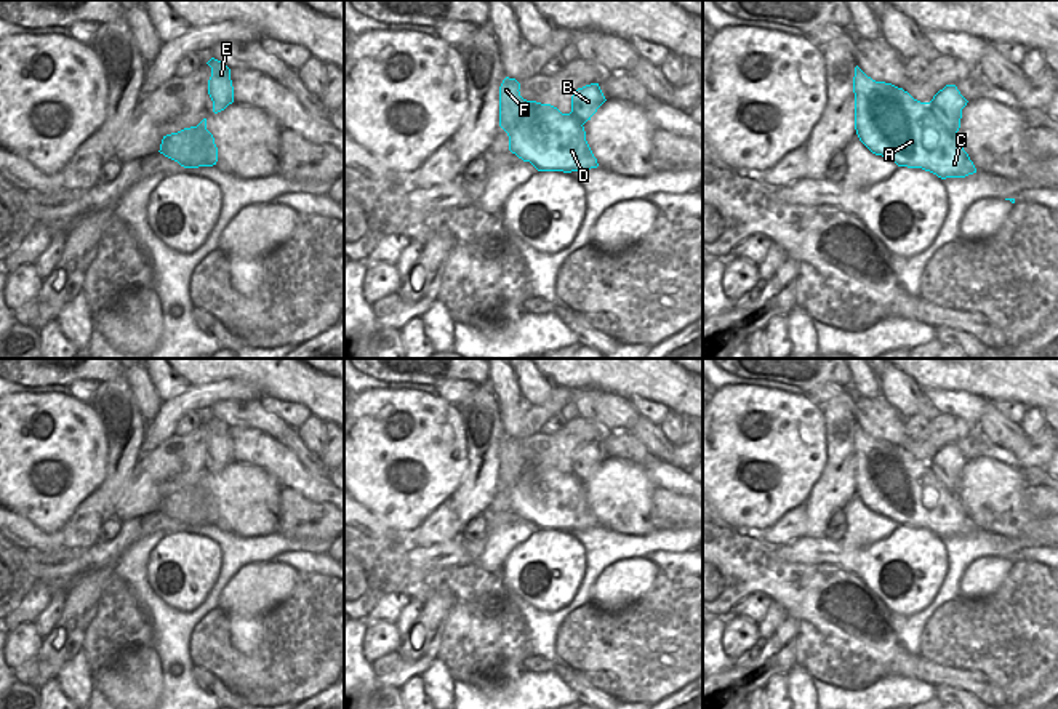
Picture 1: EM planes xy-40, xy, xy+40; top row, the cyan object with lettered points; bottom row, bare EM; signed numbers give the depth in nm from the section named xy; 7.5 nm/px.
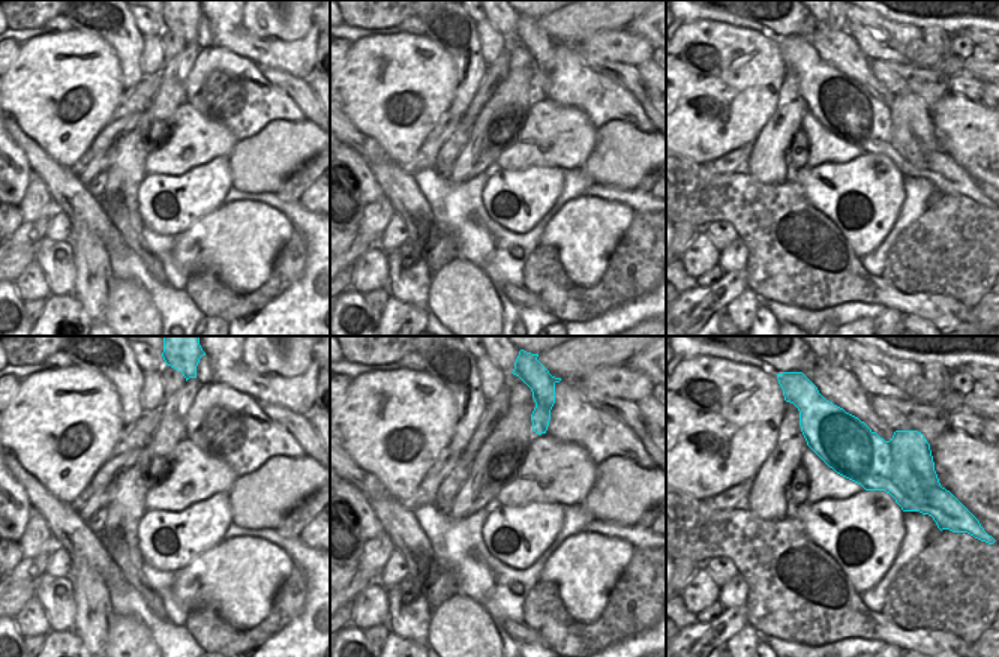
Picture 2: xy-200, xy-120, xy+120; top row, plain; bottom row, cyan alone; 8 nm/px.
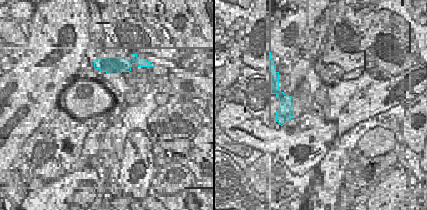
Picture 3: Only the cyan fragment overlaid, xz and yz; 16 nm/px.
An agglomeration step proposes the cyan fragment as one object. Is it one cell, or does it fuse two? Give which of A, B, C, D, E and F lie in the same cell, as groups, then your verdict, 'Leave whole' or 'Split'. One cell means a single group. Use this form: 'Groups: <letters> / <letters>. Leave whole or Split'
Groups: A C D F / B E. Split.

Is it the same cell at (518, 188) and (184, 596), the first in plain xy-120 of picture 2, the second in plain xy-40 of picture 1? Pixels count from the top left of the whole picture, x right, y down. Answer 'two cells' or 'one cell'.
one cell

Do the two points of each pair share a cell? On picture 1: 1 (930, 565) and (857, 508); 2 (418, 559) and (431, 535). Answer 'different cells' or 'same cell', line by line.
1: different cells
2: different cells

